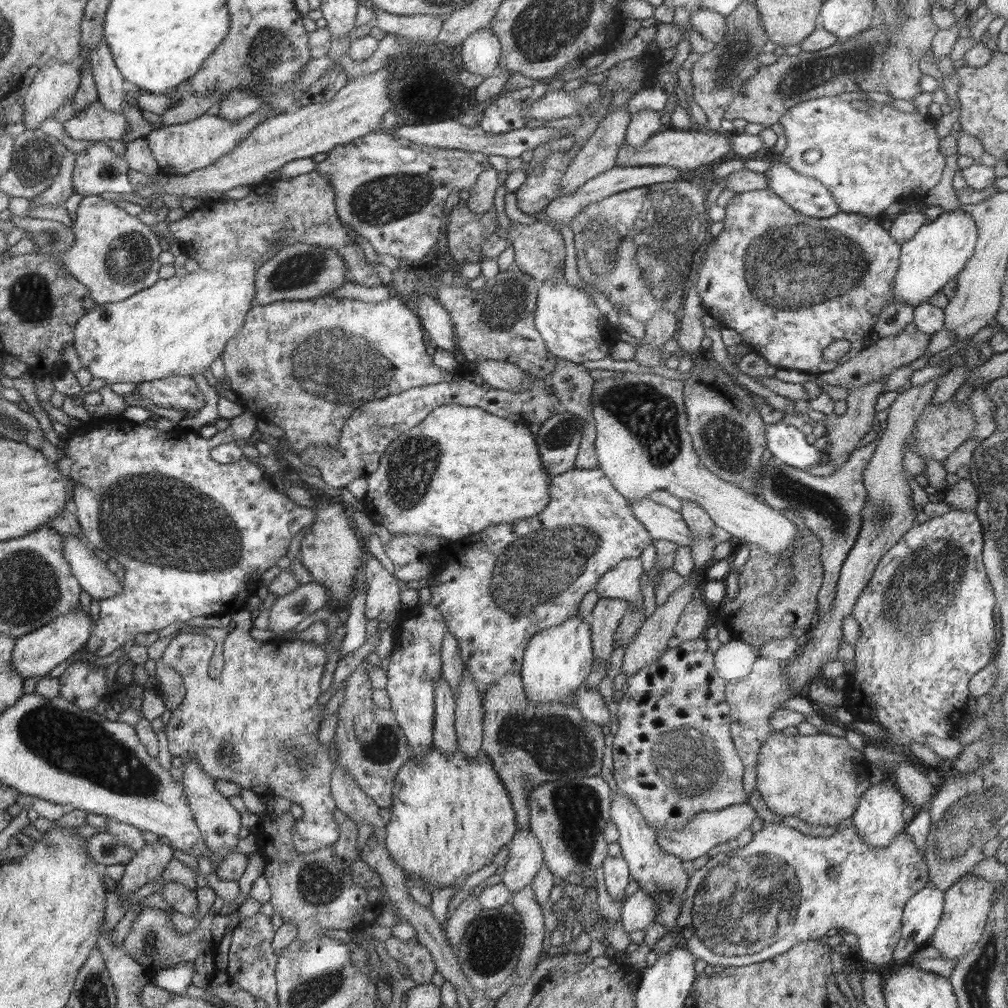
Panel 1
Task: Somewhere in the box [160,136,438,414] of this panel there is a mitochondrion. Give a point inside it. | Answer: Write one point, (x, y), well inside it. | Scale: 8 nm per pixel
(332, 363)

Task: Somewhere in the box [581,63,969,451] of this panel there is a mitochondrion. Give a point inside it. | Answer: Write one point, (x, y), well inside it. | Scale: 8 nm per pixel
(790, 269)

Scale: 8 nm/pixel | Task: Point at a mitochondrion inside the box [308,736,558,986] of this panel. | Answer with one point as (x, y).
(492, 943)

